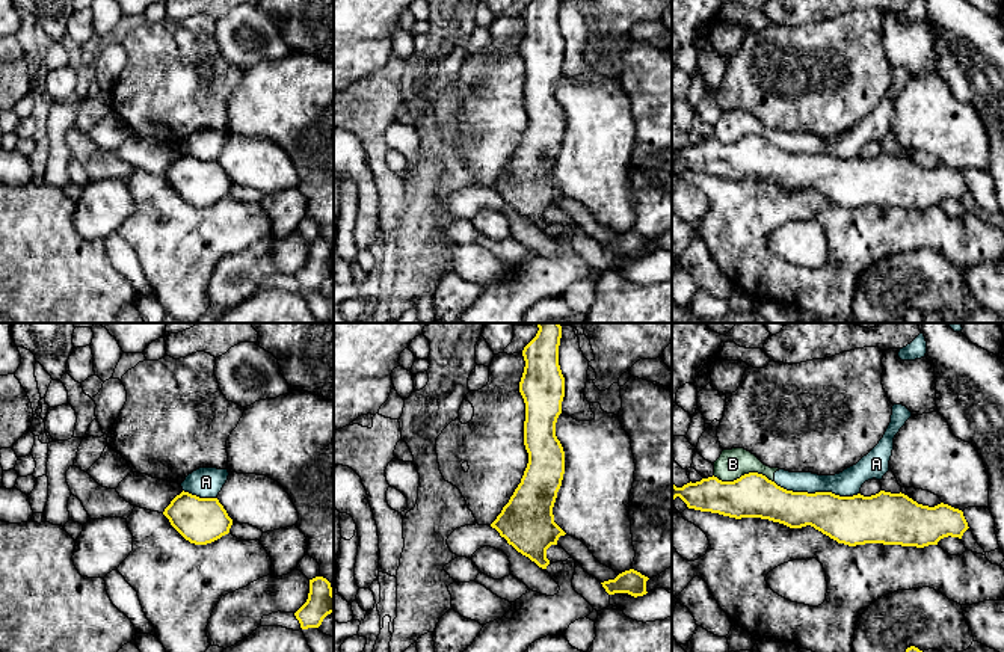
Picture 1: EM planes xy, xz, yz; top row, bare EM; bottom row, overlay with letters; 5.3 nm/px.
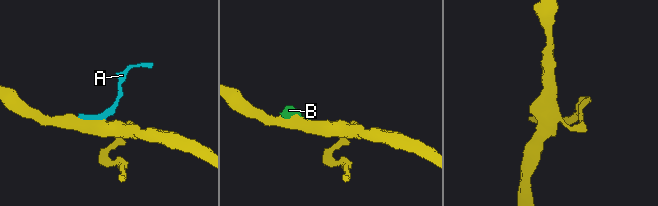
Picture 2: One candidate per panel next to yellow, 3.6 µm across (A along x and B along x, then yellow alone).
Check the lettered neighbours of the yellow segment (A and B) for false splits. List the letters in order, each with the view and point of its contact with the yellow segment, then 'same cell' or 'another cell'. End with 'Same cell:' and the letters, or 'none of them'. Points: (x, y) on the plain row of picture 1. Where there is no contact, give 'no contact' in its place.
A: yz (817, 154) | another cell
B: yz (743, 138) | another cell
Same cell: none of them

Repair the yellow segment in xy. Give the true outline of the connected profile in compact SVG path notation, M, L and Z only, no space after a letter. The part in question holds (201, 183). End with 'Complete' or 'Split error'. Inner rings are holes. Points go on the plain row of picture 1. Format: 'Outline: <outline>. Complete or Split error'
Outline: M184 152L171 163L163 177L186 202L195 207L220 201L233 187L217 160L199 160Z. Complete

